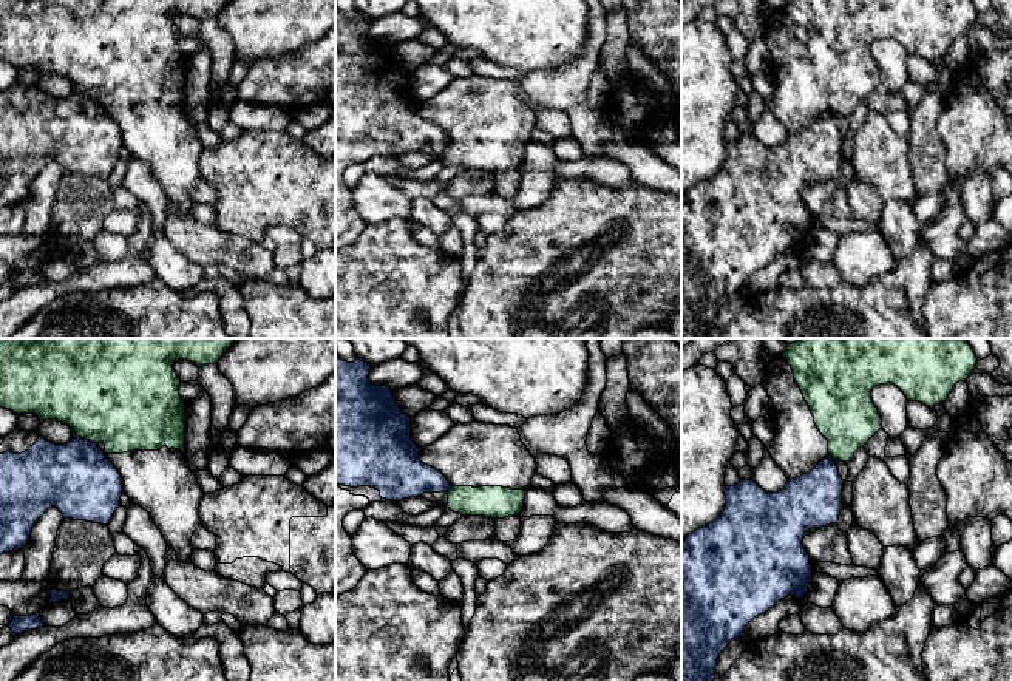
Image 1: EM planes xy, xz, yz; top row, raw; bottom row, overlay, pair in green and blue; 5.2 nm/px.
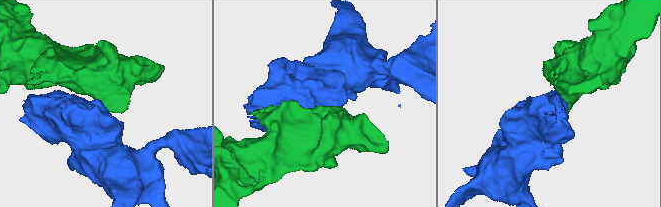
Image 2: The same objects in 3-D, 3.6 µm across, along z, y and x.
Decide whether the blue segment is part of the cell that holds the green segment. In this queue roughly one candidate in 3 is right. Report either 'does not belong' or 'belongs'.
does not belong

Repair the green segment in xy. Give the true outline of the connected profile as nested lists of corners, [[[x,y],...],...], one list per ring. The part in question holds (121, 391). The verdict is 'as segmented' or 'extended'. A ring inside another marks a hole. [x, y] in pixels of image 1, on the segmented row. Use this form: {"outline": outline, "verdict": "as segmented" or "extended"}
{"outline": [[[0,338],[0,408],[14,414],[36,414],[59,420],[77,437],[94,442],[122,477],[124,493],[147,510],[167,545],[184,564],[196,550],[190,539],[201,525],[199,502],[204,496],[185,459],[185,403],[173,364],[187,360],[198,368],[216,364],[236,338]]], "verdict": "extended"}

